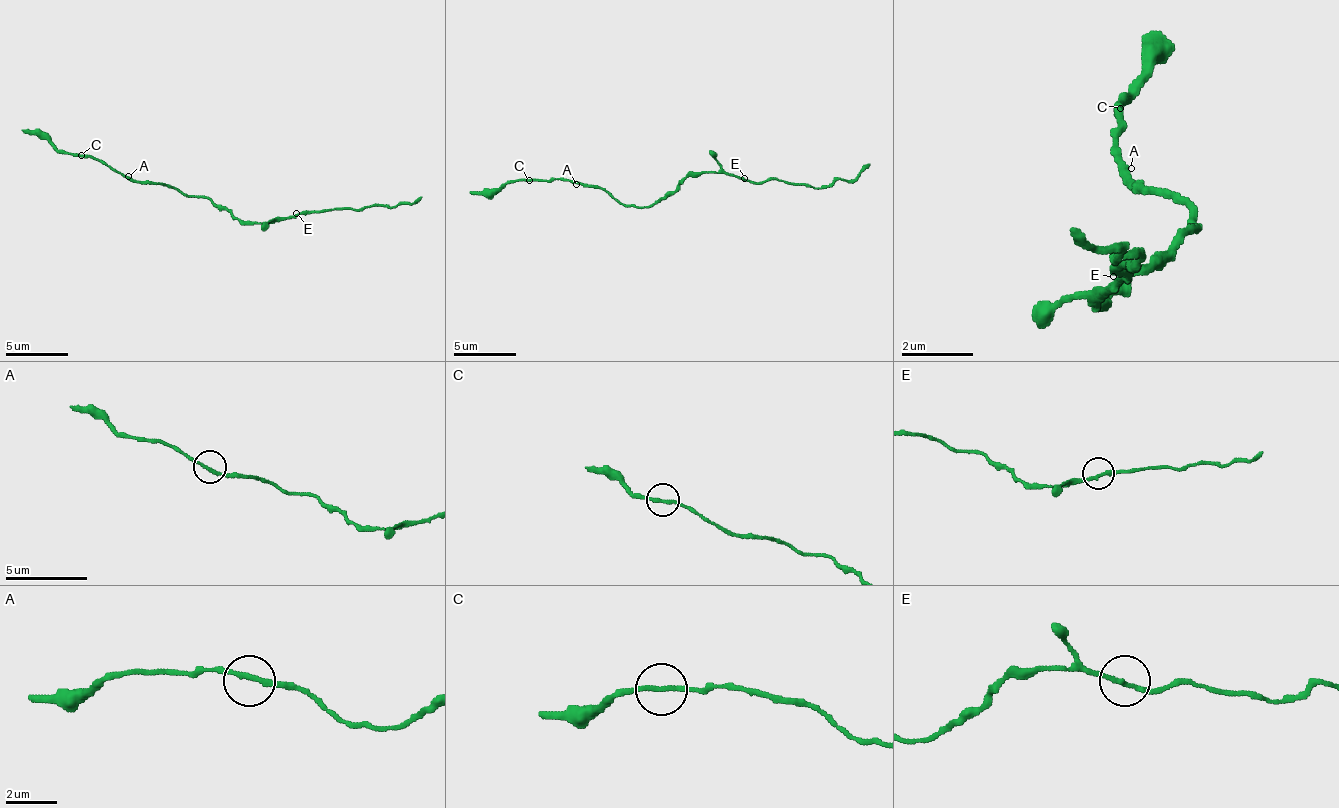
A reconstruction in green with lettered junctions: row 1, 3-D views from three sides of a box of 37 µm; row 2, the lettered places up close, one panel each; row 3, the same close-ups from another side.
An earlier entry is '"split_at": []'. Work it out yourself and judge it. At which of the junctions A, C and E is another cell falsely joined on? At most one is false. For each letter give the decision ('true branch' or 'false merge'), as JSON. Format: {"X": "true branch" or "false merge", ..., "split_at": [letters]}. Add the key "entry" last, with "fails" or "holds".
{"A": "true branch", "C": "true branch", "E": "true branch", "split_at": [], "entry": "holds"}

